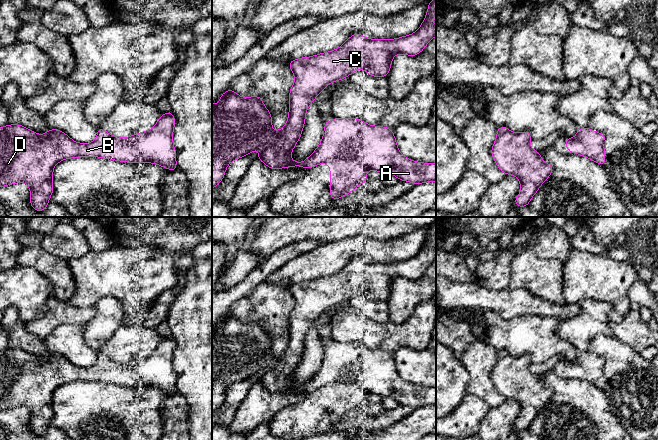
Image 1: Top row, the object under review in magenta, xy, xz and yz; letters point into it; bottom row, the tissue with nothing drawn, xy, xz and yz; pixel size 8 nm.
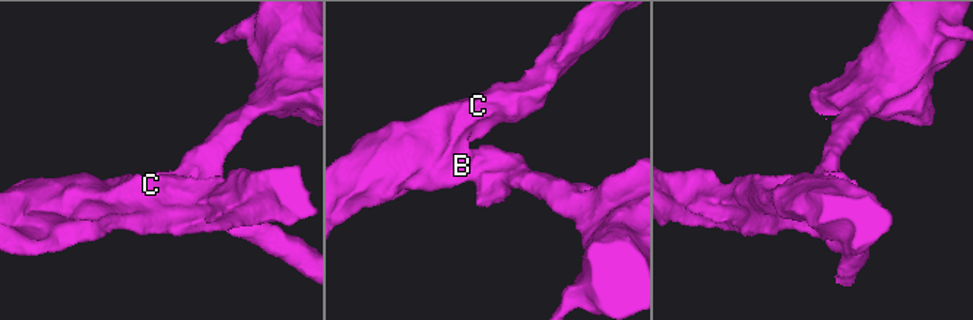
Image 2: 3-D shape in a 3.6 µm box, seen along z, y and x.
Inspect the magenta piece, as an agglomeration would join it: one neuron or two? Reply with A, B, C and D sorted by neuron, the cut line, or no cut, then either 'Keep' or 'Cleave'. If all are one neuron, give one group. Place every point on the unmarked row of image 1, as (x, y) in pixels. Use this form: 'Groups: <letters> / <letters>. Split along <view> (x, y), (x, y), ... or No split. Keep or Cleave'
Groups: A B C D. No split. Keep

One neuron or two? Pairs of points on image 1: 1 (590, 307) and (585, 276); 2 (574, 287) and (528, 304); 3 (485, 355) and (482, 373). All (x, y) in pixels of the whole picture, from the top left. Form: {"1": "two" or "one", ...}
{"1": "two", "2": "two", "3": "one"}

